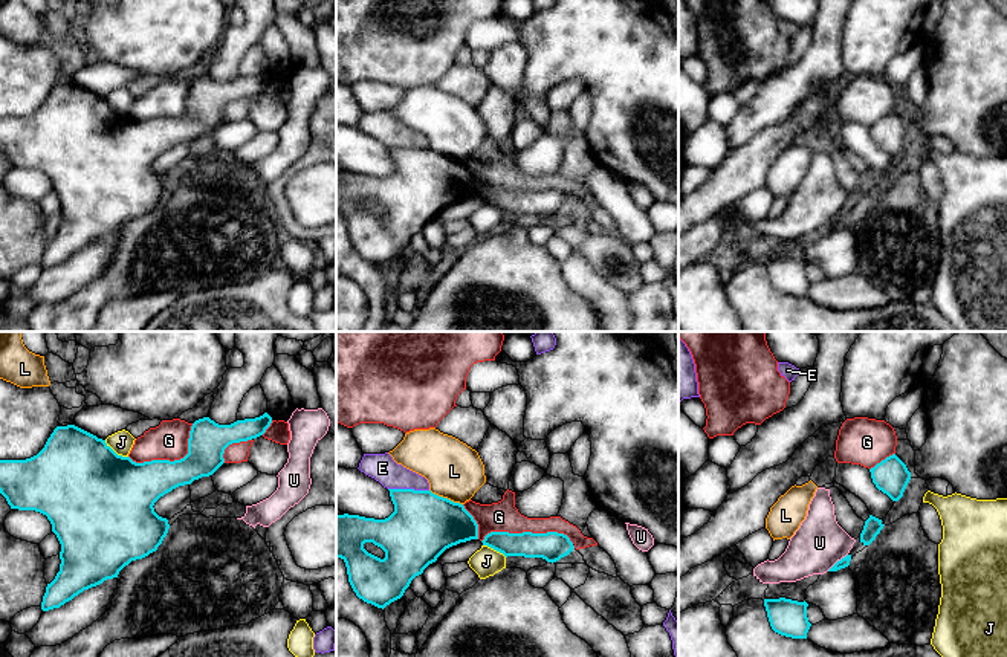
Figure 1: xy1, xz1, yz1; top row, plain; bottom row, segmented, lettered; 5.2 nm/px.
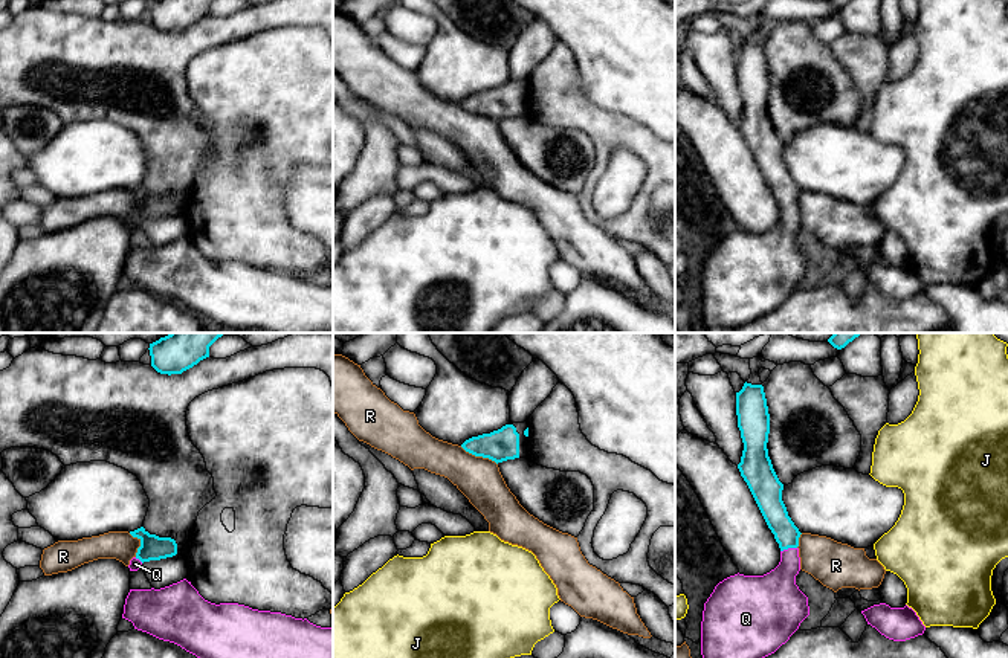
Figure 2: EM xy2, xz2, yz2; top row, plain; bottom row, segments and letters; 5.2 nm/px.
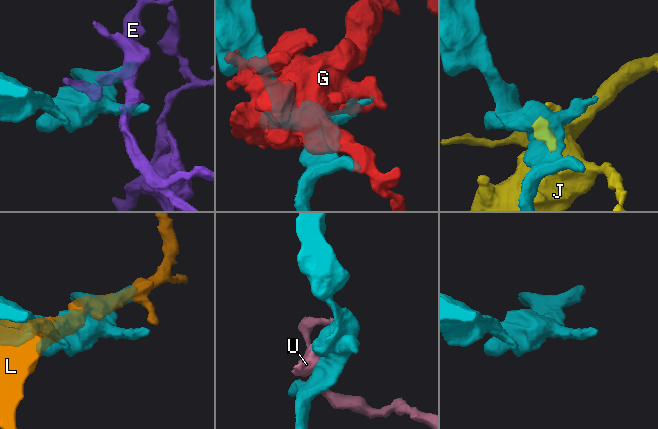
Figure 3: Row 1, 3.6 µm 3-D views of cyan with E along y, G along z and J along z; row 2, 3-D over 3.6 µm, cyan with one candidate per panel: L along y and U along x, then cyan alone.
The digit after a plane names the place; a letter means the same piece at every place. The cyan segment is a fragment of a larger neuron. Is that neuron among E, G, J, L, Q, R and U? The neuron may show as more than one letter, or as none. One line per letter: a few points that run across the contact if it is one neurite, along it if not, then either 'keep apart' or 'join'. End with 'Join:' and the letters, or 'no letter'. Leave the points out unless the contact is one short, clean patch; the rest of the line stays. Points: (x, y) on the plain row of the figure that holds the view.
E: keep apart
G: keep apart
J: xy1 (104, 98), (118, 112), (127, 115) | keep apart
L: keep apart
Q: yz2 (787, 193), (788, 205), (788, 226), (776, 251) | join
R: keep apart
U: yz1 (847, 211), (827, 228) | keep apart
Join: Q

